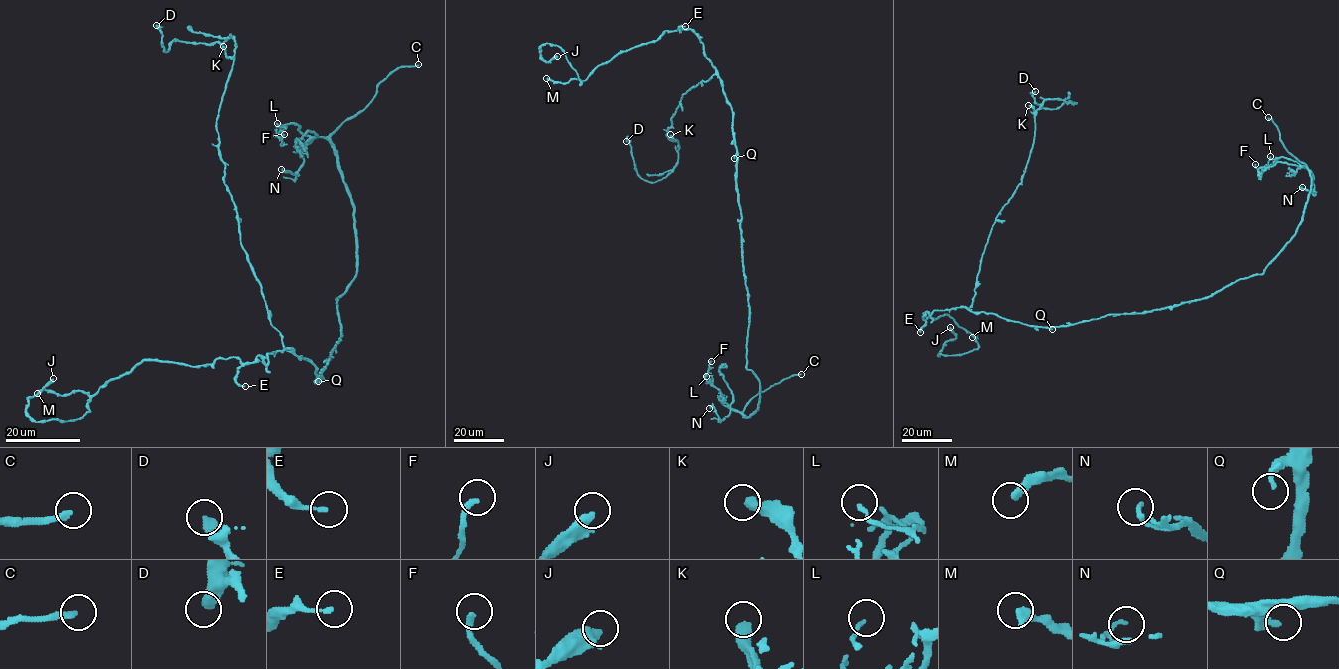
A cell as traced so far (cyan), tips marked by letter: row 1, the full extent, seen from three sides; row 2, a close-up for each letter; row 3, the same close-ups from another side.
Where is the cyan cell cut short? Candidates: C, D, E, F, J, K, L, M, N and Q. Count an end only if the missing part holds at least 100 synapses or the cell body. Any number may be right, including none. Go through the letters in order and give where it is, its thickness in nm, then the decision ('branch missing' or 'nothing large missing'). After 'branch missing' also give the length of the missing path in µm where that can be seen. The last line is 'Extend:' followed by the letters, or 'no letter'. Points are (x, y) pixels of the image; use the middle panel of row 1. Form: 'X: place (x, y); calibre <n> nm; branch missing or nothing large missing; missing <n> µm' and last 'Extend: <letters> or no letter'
C: place (801, 374); calibre 240 nm; branch missing; missing 10 µm
D: place (626, 141); calibre 440 nm; nothing large missing
E: place (685, 26); calibre 160 nm; nothing large missing
F: place (711, 361); calibre 260 nm; nothing large missing
J: place (557, 56); calibre 400 nm; nothing large missing
K: place (670, 134); calibre 440 nm; nothing large missing
L: place (706, 376); calibre 140 nm; nothing large missing
M: place (546, 78); calibre 360 nm; nothing large missing
N: place (709, 408); calibre 150 nm; nothing large missing
Q: place (734, 158); calibre 240 nm; nothing large missing
Extend: C

